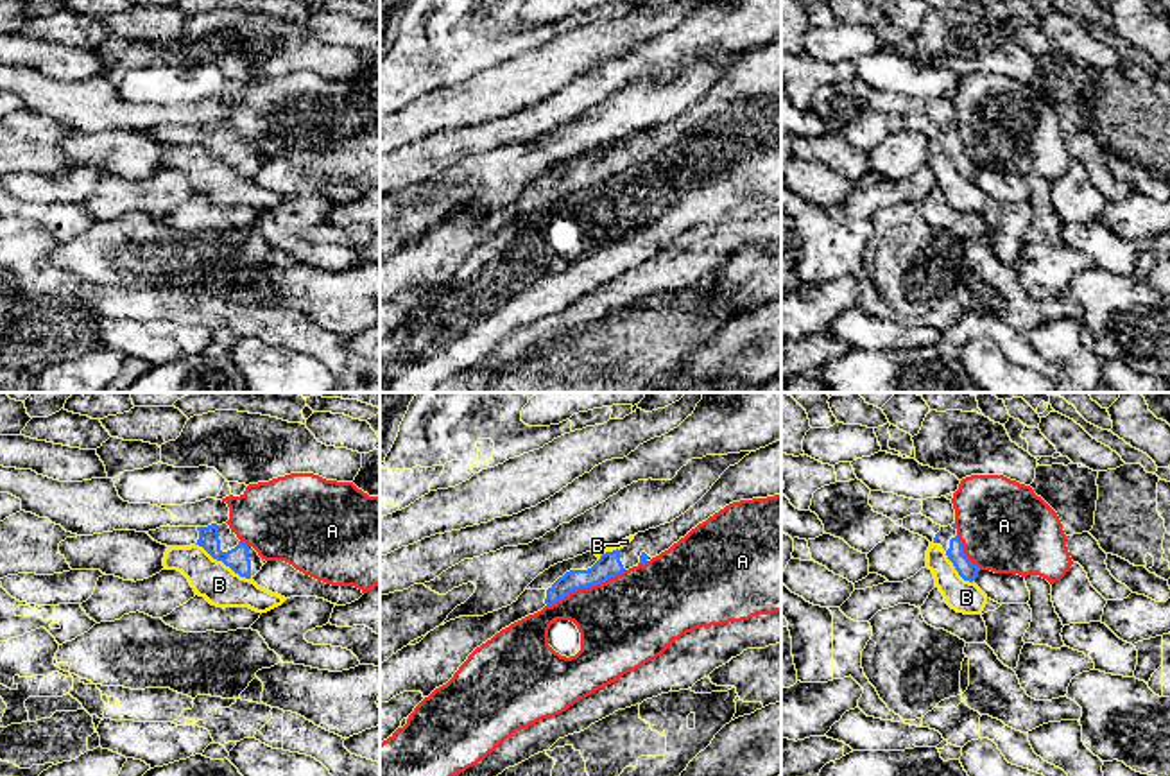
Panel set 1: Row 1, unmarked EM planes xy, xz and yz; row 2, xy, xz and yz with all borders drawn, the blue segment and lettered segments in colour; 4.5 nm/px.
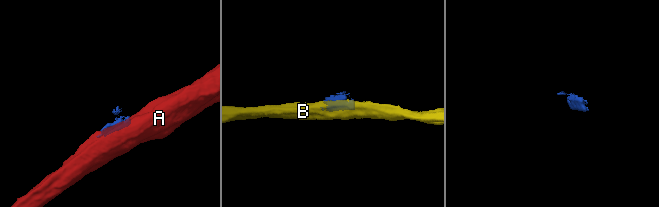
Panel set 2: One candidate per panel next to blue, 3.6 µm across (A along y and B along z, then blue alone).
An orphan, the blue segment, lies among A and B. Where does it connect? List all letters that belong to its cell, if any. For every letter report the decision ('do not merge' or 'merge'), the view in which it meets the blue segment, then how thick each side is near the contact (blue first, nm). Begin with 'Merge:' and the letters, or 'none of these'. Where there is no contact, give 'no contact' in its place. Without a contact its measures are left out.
Merge: none of these
A: do not merge | xz | 110/400 nm
B: do not merge | xy | 100/180 nm

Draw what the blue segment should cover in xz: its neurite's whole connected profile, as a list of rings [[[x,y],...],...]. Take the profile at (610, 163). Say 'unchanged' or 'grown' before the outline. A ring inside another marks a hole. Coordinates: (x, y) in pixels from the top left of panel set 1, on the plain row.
grown; [[[781,38],[751,50],[729,65],[711,88],[684,113],[670,122],[638,131],[634,138],[597,156],[586,151],[539,172],[507,206],[484,215],[459,215],[430,229],[419,242],[407,244],[380,262],[380,301],[403,290],[428,296],[446,283],[468,254],[511,222],[552,204],[572,190],[602,183],[656,156],[684,136],[699,122],[740,99],[767,97],[781,91]]]

